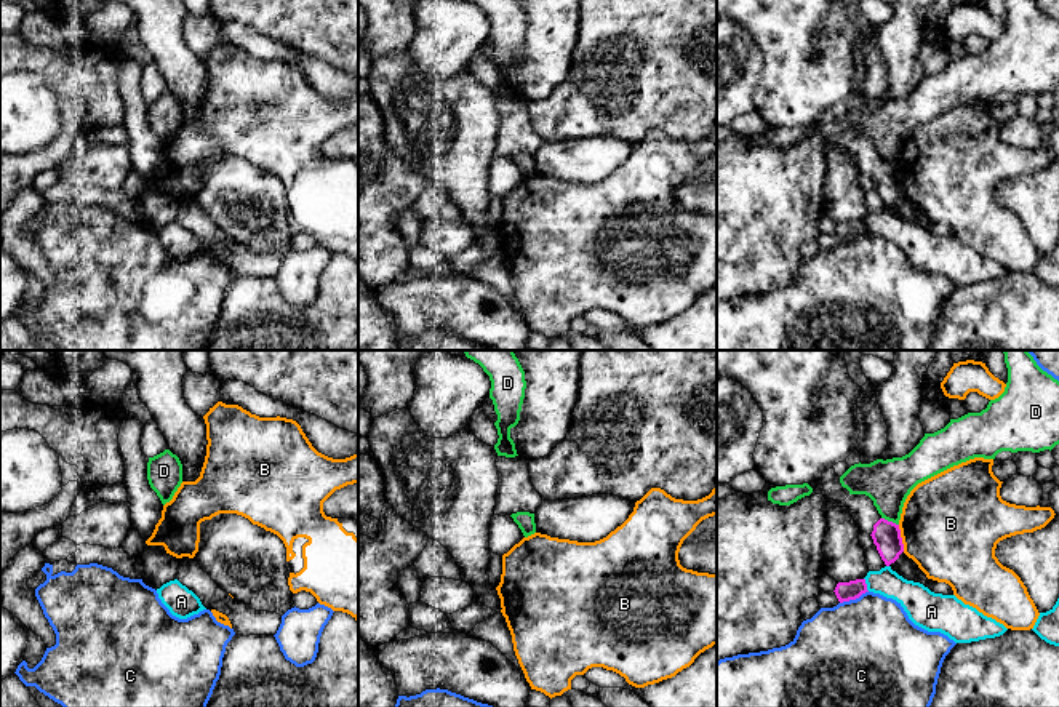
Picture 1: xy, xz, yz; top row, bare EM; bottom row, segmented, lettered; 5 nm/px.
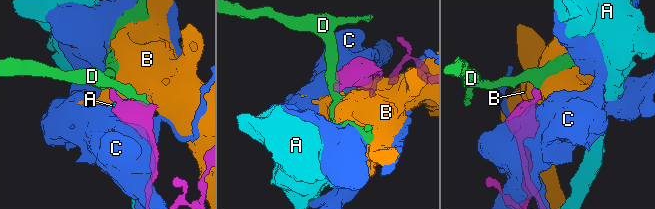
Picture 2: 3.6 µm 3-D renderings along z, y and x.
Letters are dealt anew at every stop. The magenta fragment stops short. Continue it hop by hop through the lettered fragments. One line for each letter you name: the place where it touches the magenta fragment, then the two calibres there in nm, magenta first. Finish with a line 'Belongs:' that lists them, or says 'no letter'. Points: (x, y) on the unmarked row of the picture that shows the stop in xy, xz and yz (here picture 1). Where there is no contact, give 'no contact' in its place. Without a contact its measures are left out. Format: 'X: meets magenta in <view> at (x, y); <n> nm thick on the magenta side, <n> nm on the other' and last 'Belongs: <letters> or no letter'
Belongs: no letter

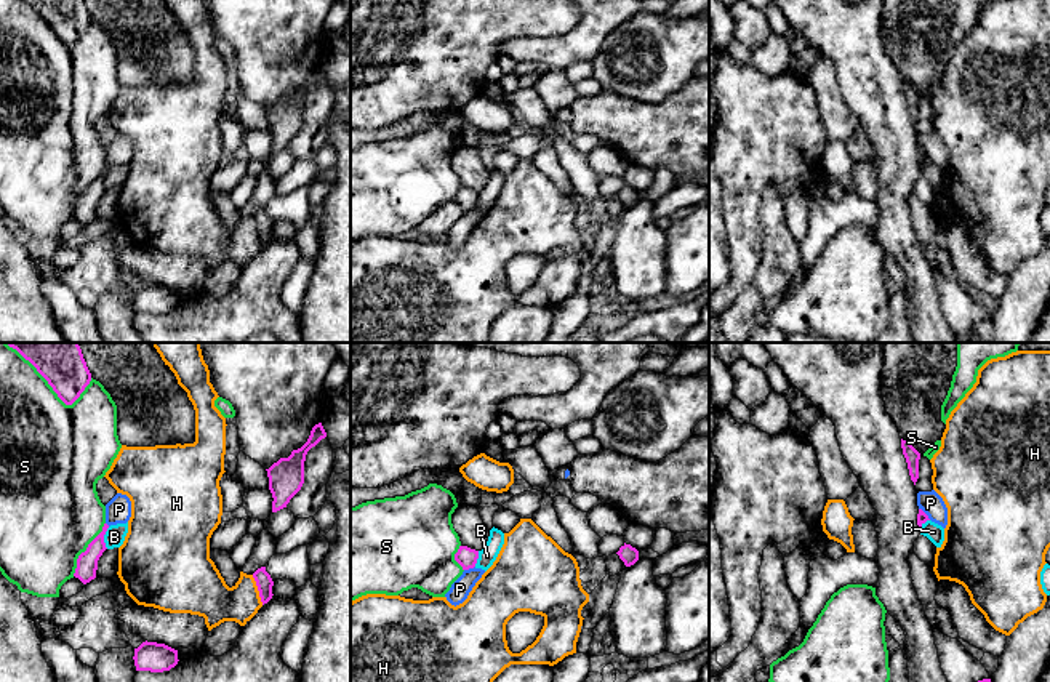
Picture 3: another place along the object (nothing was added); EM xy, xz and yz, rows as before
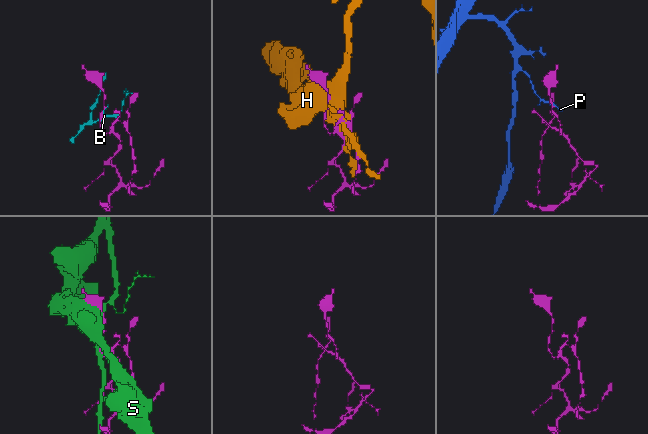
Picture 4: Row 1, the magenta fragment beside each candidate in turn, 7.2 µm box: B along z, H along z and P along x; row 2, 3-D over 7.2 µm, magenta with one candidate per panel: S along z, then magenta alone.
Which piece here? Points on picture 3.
Belongs: no letter

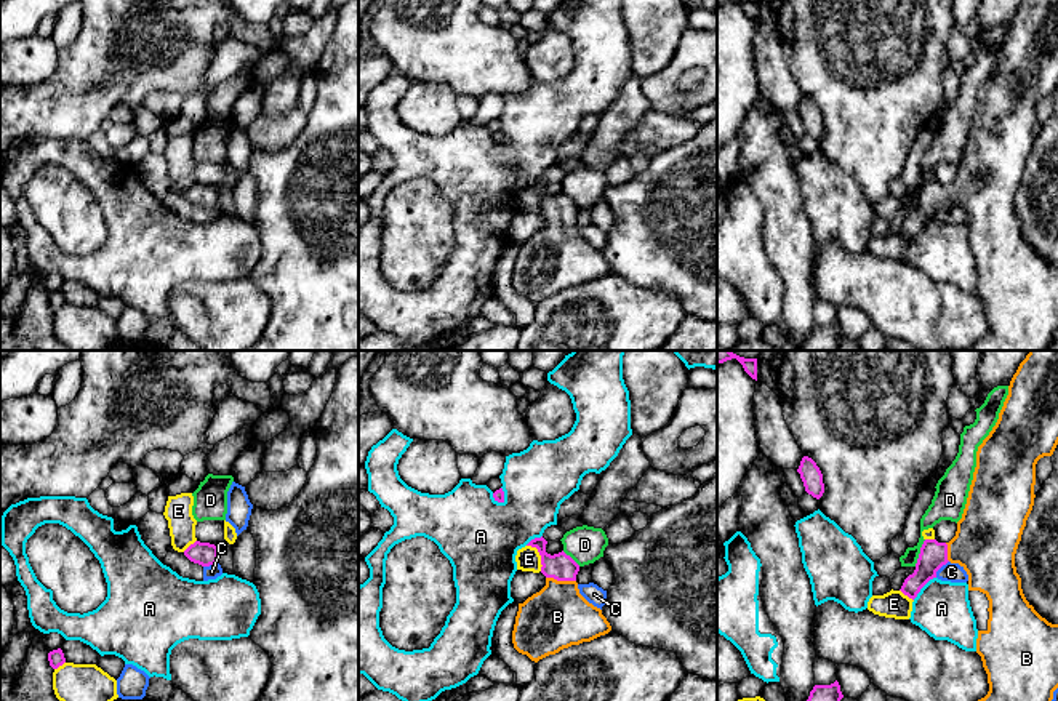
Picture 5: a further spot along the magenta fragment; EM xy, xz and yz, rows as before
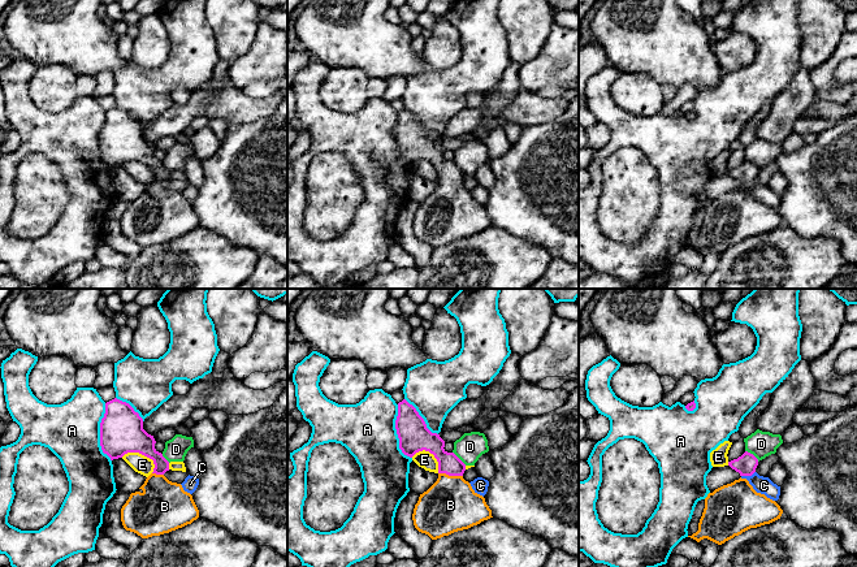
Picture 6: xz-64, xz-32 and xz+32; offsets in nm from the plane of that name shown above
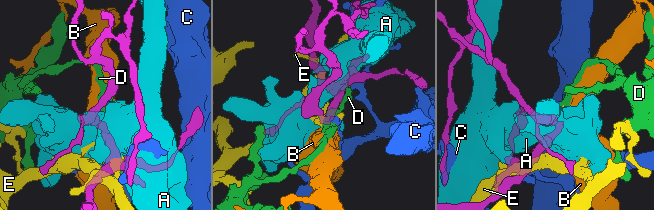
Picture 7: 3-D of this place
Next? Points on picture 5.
B: meets magenta in xz at (561, 221); 140 nm thick on the magenta side, 320 nm on the other
Belongs: B

